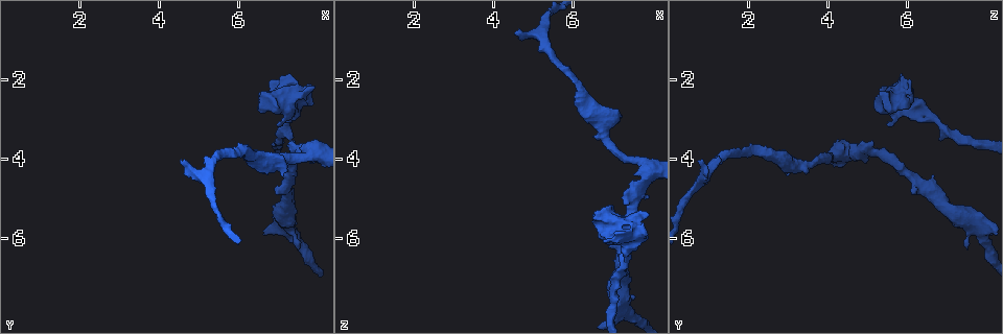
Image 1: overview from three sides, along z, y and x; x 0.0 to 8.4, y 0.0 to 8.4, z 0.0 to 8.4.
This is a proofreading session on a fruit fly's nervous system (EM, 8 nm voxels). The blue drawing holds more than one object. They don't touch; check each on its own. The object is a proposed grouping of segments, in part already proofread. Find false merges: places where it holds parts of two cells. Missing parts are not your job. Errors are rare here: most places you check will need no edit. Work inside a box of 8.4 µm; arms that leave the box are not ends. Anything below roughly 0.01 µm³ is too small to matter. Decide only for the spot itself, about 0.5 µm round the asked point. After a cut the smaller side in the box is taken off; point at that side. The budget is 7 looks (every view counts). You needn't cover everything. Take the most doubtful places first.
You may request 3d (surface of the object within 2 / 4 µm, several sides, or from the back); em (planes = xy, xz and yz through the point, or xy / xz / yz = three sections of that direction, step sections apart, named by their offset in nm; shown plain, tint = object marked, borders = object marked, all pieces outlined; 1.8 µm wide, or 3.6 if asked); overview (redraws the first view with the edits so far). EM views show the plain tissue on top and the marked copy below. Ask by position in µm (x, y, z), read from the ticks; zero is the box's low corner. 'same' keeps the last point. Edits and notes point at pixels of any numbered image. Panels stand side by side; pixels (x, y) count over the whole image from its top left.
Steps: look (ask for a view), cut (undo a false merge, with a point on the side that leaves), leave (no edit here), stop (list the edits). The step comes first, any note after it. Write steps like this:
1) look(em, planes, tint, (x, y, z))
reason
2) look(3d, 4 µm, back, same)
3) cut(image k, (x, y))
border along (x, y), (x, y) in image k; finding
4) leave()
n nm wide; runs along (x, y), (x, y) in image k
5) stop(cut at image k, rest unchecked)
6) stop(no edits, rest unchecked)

look(3d, 2 µm, (7.20, 2.50, 5.60))
branch point

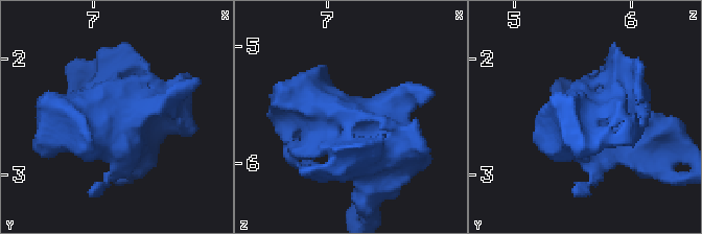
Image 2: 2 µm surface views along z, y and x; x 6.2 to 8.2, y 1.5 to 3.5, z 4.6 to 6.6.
look(em, xz, step 8, tint, (7.22, 2.46, 5.64))
now the EM

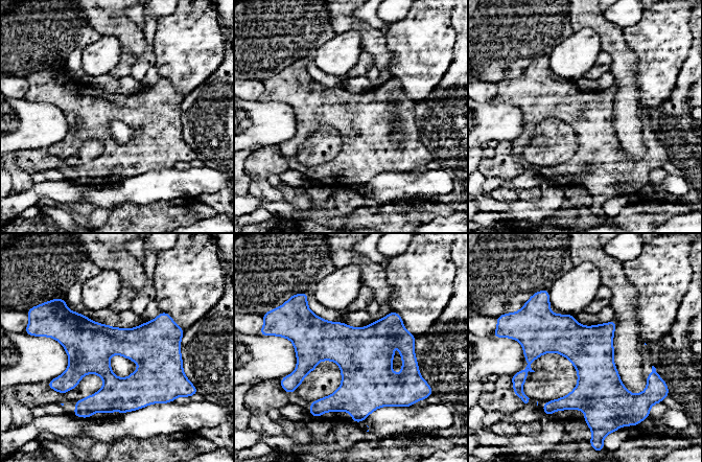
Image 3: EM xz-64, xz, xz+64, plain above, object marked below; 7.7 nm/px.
look(em, planes, borders, same)
another direction

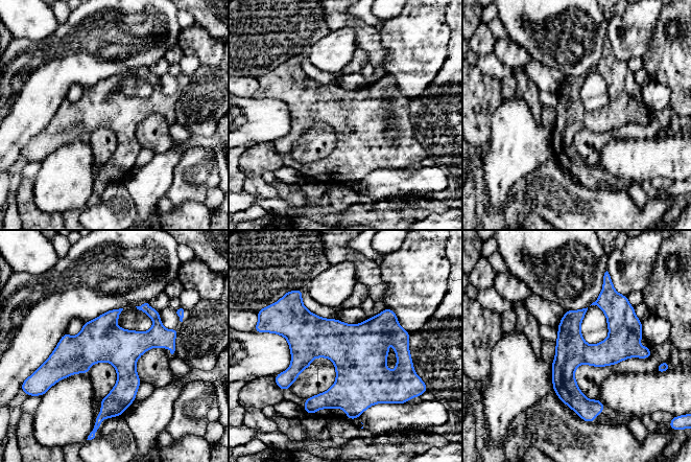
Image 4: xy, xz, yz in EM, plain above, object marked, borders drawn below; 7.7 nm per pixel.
leave()
runs along (146, 306), (156, 329), (106, 410) in image 4; one cell here

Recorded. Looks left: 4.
look(3d, 4 µm, (6.85, 4.15, 3.35))
calibre changes

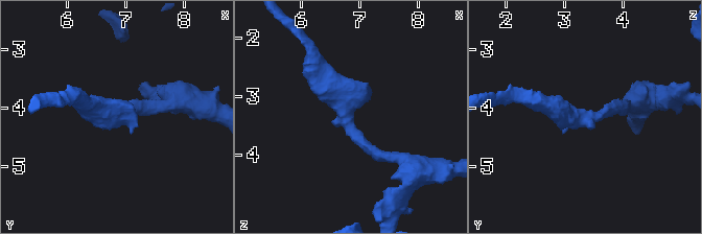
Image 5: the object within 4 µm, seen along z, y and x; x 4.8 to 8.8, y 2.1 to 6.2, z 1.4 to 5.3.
look(em, yz, step 16, tint, (6.80, 4.15, 3.40))
arms of 220, 380 nm

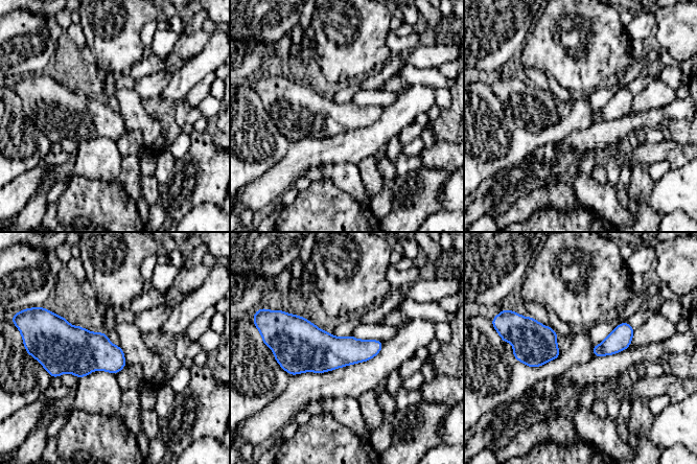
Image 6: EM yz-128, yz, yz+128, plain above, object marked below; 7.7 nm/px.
look(em, planes, borders, same)
cut it another way

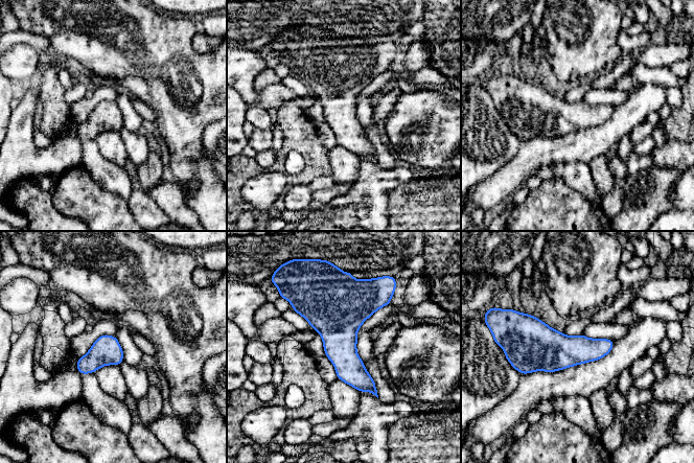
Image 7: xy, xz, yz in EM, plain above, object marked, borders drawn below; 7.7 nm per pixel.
leave()
all the same cell

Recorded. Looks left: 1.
look(em, planes, tint, (7.30, 5.80, 7.80))
thick turns thin

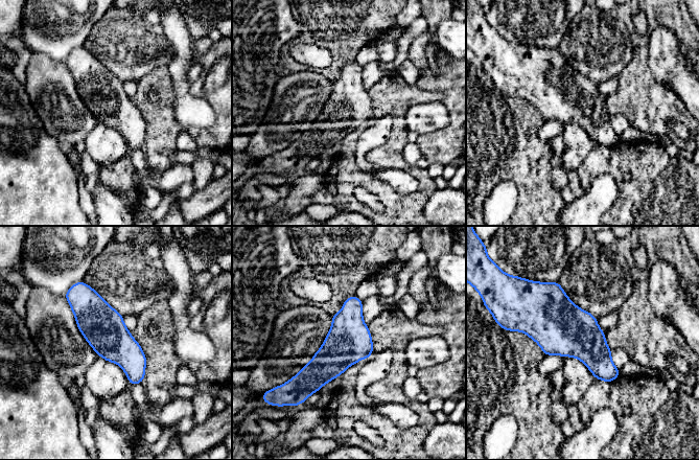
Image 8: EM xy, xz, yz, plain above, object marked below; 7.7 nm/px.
leave()
320 nm wide; continuous, no second cell

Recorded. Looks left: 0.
stop(no edits, rest unchecked)

